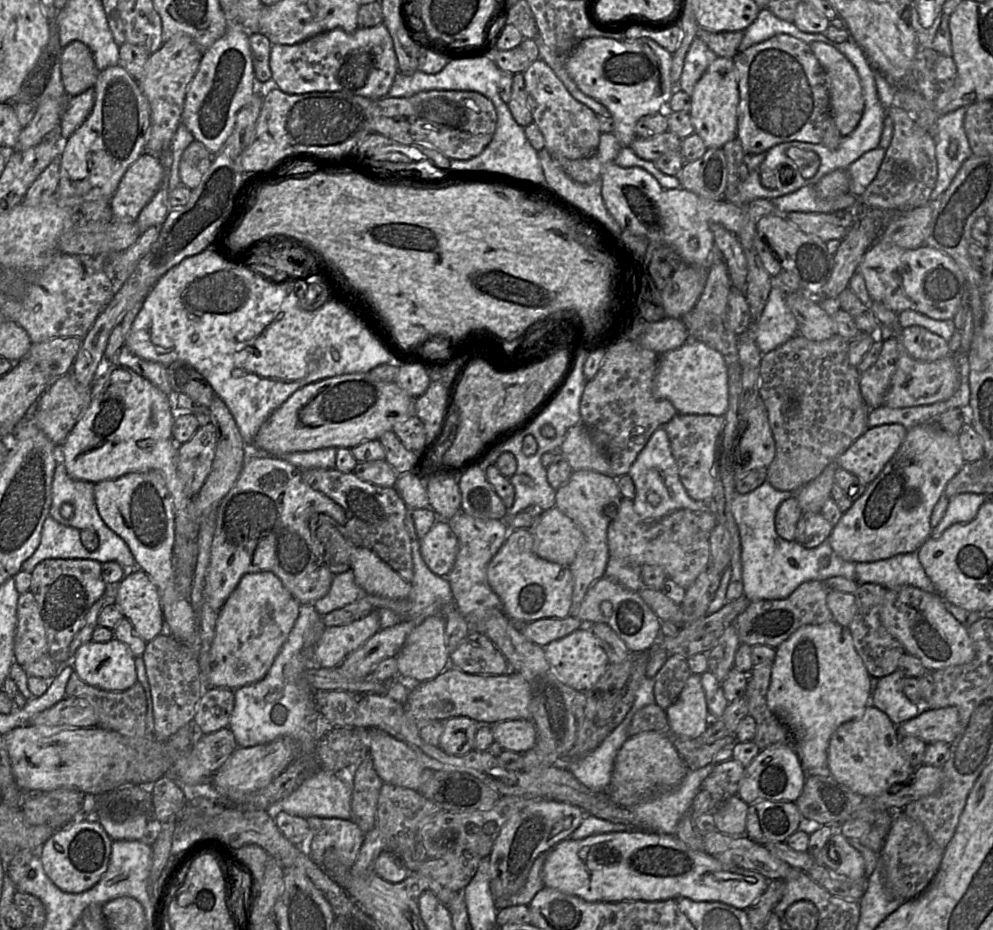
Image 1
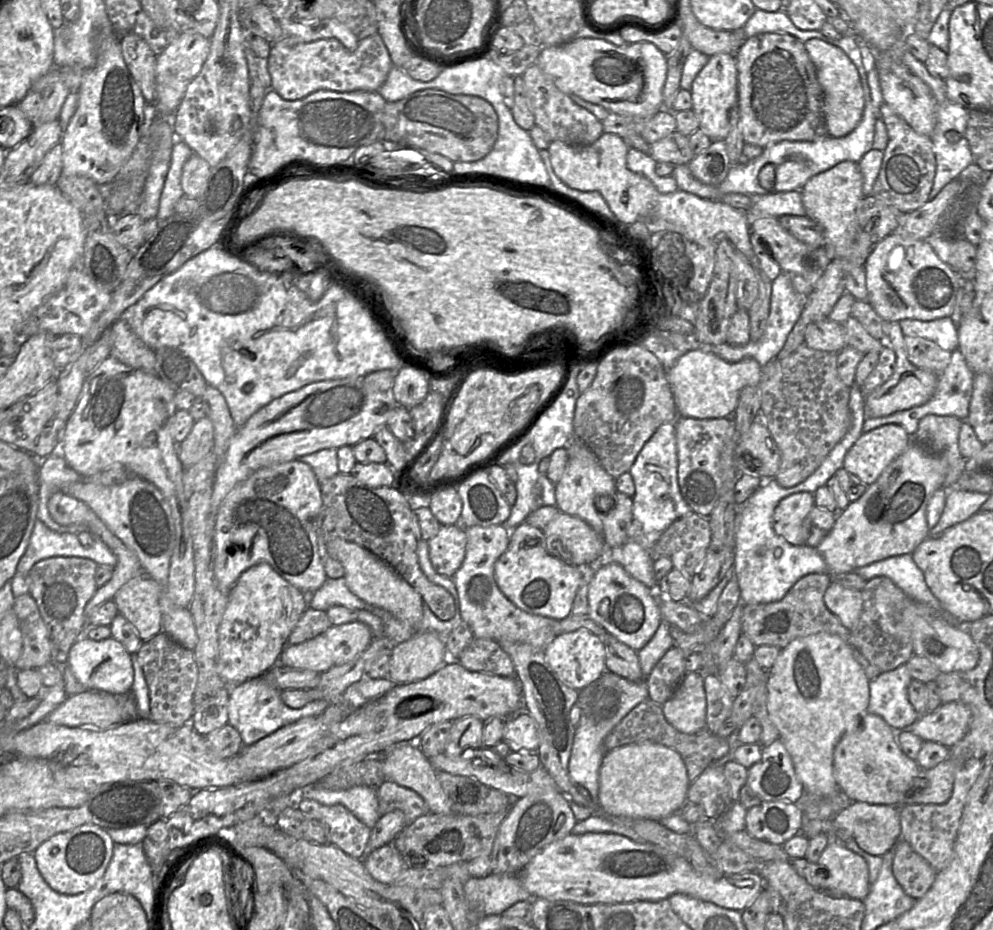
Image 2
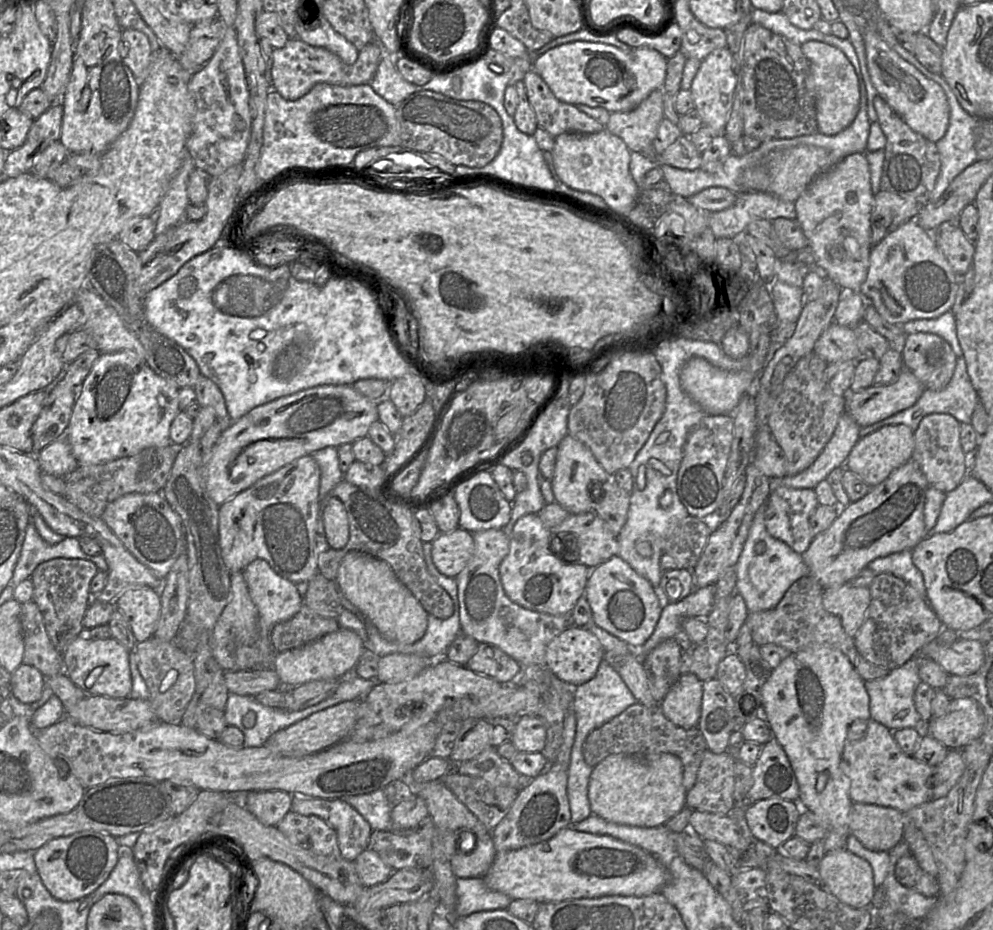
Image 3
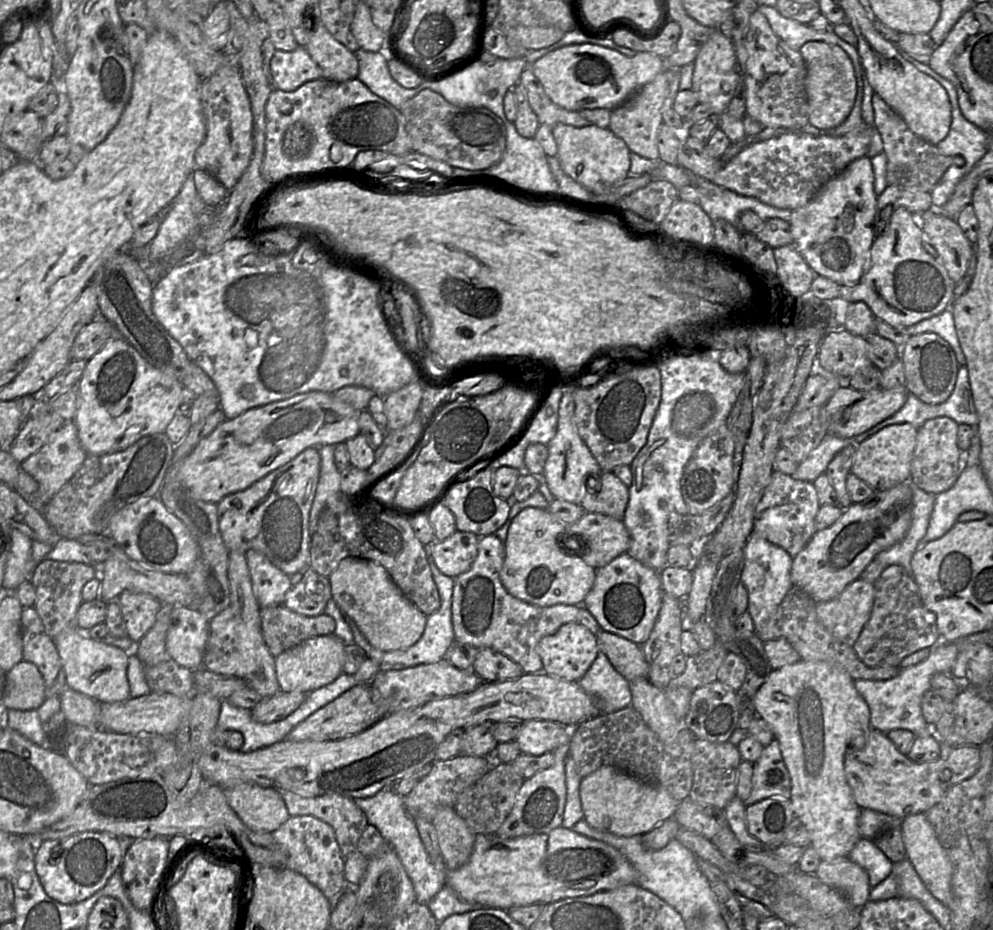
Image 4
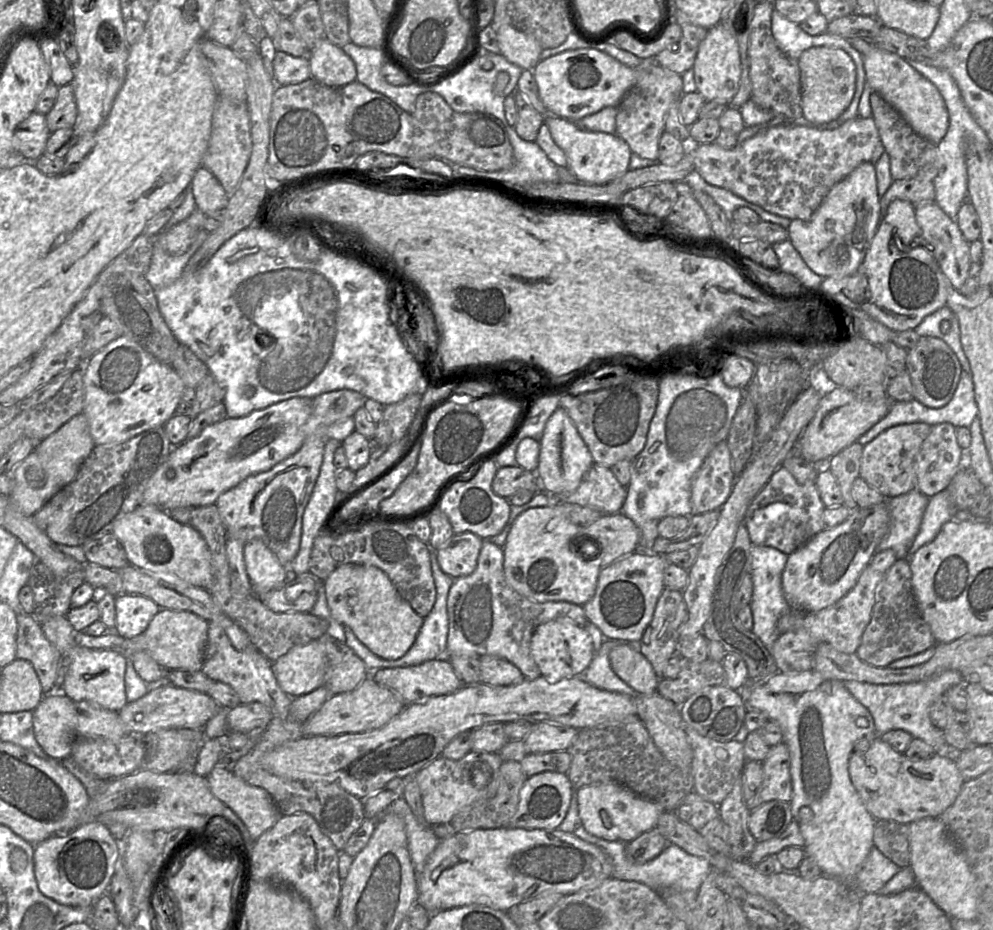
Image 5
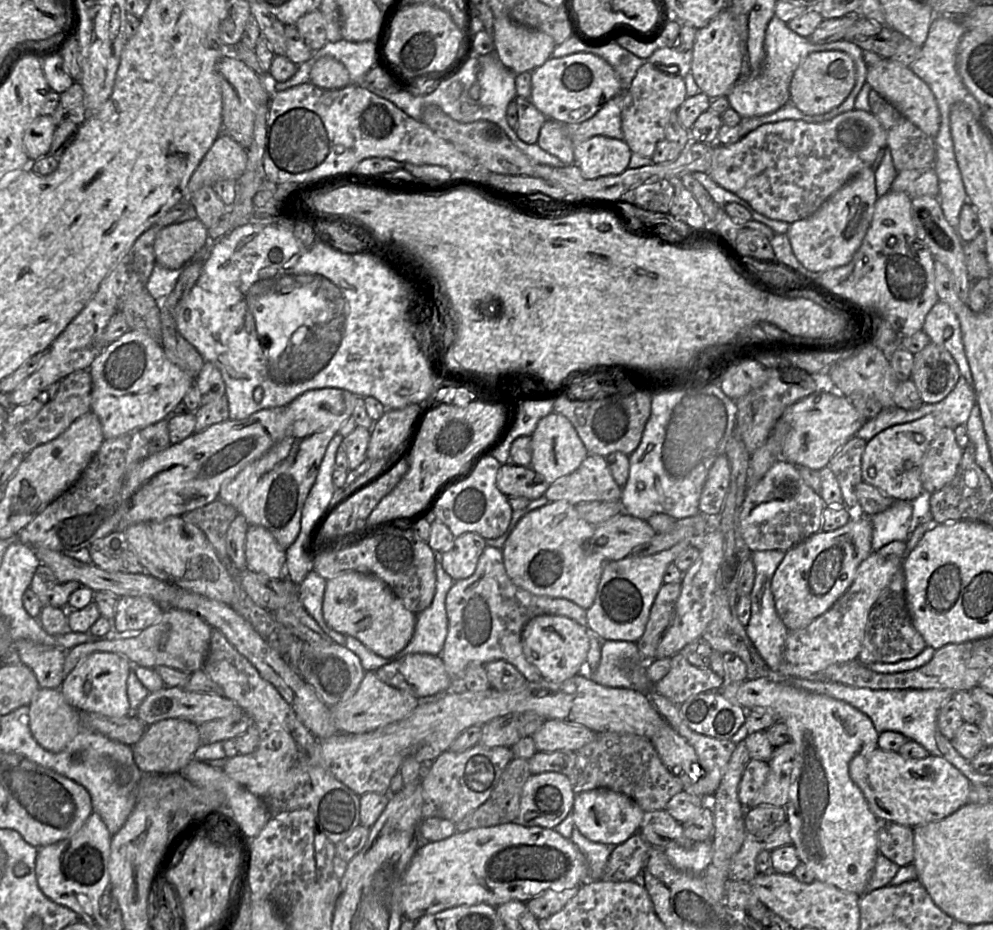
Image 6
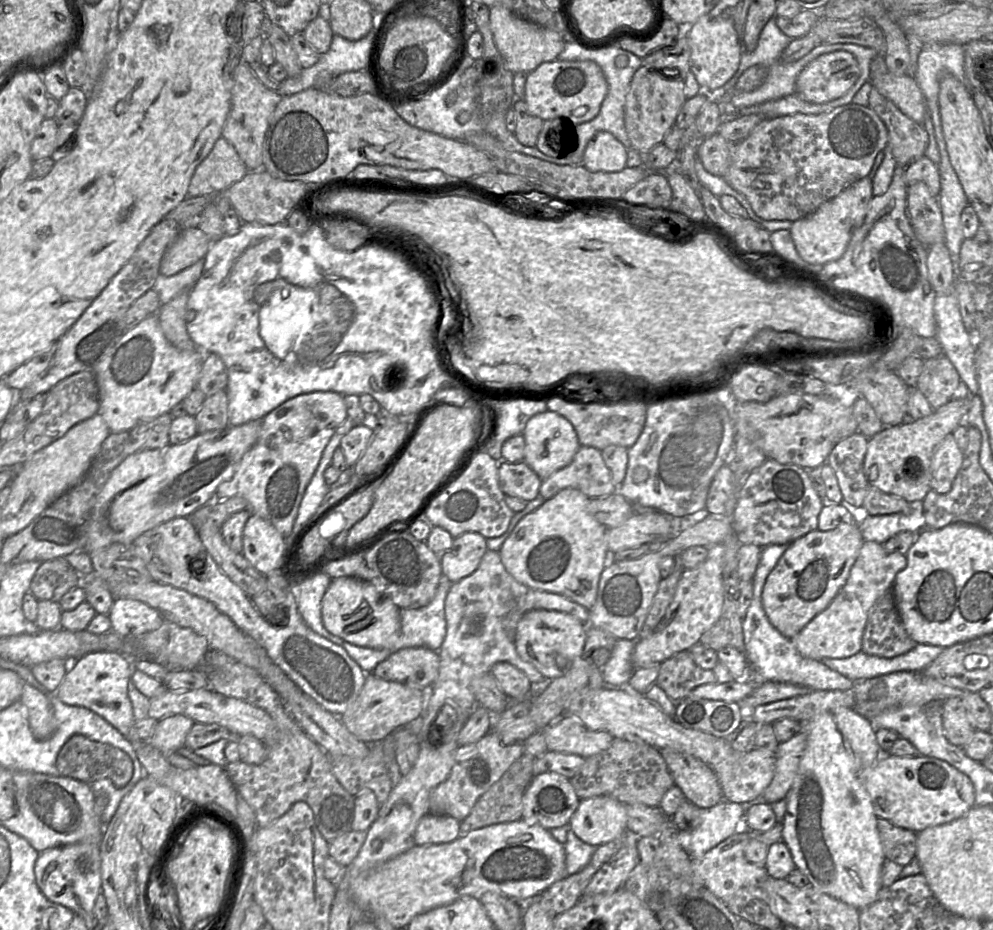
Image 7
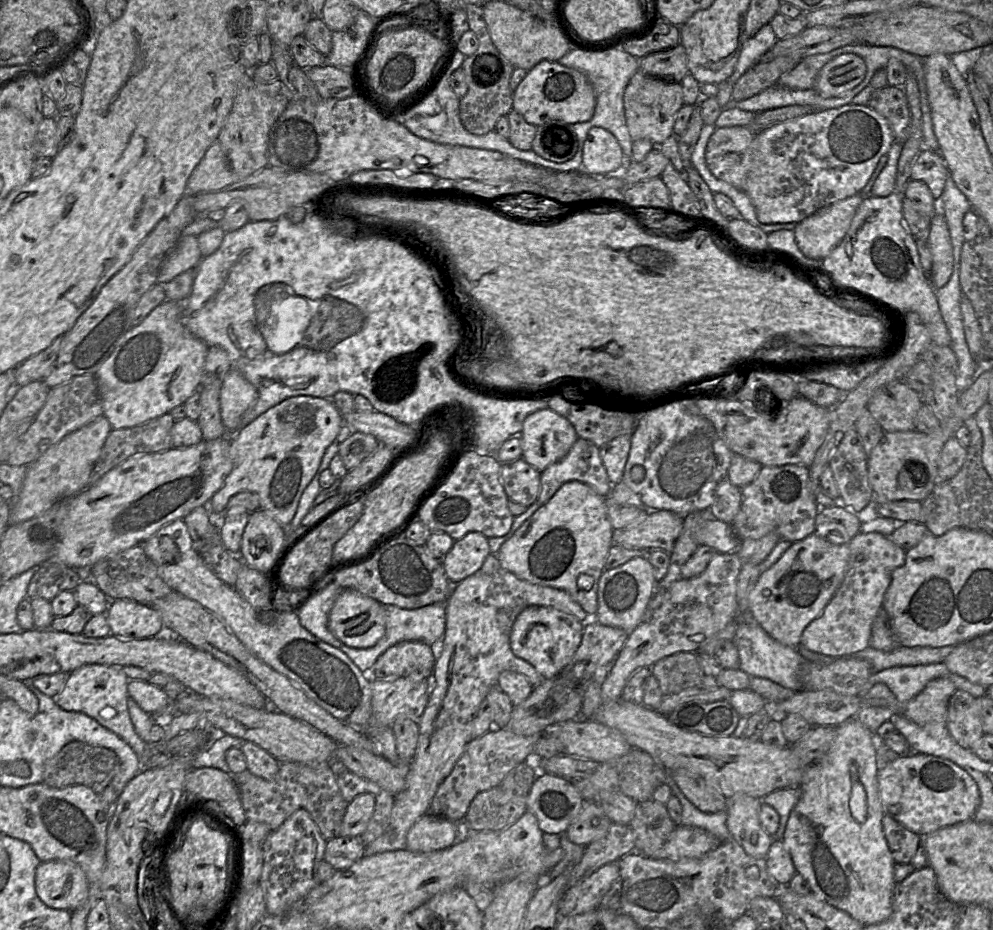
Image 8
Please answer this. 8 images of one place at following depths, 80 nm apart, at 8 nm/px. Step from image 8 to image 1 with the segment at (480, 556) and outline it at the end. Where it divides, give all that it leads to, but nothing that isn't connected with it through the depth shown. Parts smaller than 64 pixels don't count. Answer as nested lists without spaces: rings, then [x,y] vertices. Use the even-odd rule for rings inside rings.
[[[438,518],[419,543],[420,553],[427,567],[438,576],[447,576],[459,550],[458,538],[447,520]]]

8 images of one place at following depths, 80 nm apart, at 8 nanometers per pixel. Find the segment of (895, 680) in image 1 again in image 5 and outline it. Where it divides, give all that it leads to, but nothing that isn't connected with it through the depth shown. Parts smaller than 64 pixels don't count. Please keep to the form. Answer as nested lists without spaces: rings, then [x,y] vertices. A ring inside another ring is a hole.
[[[945,670],[929,679],[903,684],[871,684],[854,680],[843,683],[852,696],[869,710],[878,735],[894,729],[905,730],[913,738],[932,746],[936,754],[951,757],[947,753],[951,750],[944,741],[943,732],[932,723],[929,710],[933,702],[950,687],[964,683],[959,671]]]

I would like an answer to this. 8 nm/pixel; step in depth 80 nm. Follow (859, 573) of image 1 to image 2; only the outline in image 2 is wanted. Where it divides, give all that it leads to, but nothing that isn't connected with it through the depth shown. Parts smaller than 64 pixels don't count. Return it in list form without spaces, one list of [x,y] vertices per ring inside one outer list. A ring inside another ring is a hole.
[[[912,554],[876,561],[857,568],[854,572],[866,581],[880,576],[888,577],[910,598],[926,604],[939,616],[941,616],[940,612],[944,610],[929,589],[924,574],[914,562]]]

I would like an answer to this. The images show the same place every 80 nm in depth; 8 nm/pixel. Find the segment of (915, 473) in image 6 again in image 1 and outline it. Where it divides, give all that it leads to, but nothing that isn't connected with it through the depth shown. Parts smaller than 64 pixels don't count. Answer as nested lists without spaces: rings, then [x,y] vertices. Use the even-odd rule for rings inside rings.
[[[899,423],[867,428],[834,463],[868,485],[896,454],[907,431]]]

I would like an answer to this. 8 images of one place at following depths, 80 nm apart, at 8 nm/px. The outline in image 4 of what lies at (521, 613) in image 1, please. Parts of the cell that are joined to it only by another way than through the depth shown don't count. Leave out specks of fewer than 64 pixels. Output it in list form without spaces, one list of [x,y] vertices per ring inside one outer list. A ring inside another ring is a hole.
[[[528,507],[519,512],[508,529],[505,558],[500,571],[500,580],[506,591],[513,597],[529,604],[548,607],[556,604],[582,605],[592,589],[596,577],[595,568],[589,566],[578,555],[565,554],[558,546],[558,537],[565,534],[566,525],[547,509]]]

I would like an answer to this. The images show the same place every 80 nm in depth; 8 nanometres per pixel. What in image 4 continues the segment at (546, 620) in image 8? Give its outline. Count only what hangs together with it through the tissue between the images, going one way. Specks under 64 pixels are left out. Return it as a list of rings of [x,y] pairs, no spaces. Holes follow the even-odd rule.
[[[572,622],[561,626],[556,633],[542,638],[536,651],[542,660],[543,673],[568,682],[578,682],[590,669],[600,648],[596,635],[581,624]]]

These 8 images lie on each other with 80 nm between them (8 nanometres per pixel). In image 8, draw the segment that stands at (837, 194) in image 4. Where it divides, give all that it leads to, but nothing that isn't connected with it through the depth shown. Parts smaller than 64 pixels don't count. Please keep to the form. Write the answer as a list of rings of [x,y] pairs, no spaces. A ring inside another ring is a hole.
[[[857,193],[817,210],[794,228],[795,241],[808,258],[823,260],[846,235],[863,197]]]

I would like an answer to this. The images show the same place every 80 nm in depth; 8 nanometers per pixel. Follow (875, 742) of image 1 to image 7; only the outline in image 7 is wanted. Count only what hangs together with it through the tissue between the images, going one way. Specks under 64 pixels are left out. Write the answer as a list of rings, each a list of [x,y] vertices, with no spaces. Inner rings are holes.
[[[883,754],[872,766],[860,773],[860,780],[870,796],[878,818],[887,819],[894,825],[915,833],[960,818],[975,806],[975,790],[971,779],[946,761],[935,757],[921,754],[914,757]]]

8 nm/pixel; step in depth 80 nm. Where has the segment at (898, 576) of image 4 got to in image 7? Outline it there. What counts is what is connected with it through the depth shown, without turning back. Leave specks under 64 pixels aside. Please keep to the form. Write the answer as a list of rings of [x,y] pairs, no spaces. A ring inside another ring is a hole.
[[[891,589],[887,590],[868,612],[861,651],[892,658],[907,653],[916,644],[904,628]]]

